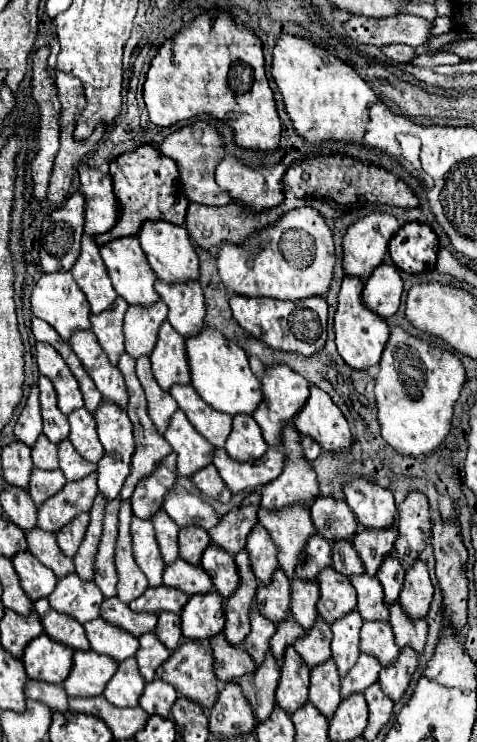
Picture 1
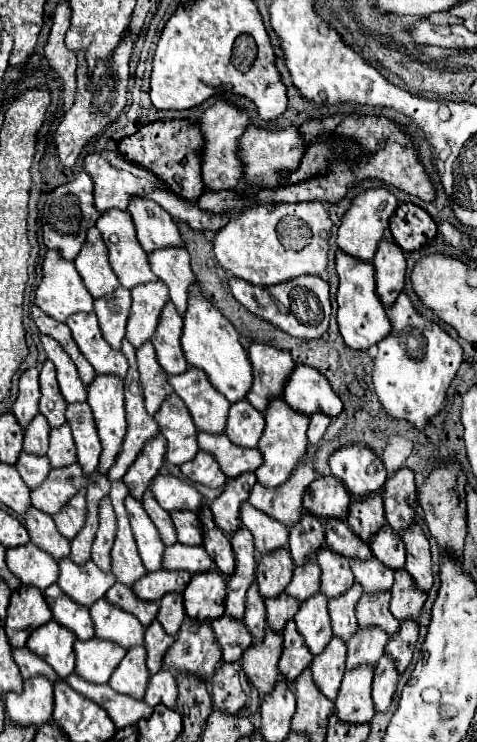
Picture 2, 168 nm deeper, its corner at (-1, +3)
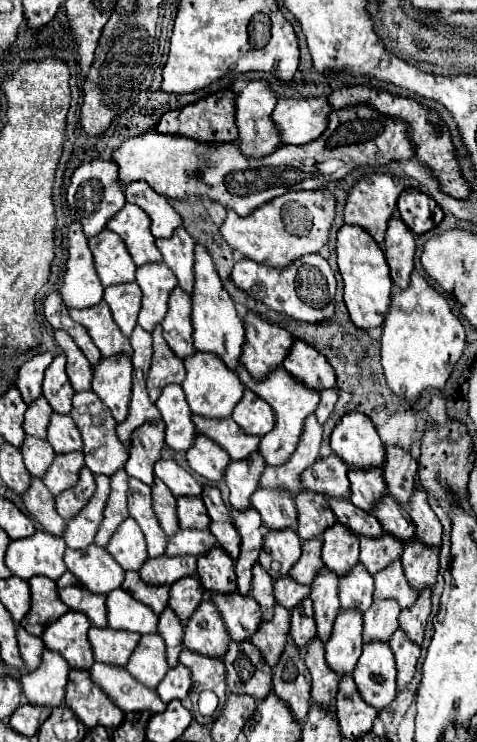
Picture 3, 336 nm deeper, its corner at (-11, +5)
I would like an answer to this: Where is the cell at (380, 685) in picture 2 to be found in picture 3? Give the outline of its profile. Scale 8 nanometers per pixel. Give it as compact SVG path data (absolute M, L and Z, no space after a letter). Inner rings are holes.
M400 629L392 635L390 639L390 649L396 657L396 669L398 669L398 677L396 677L396 685L398 691L402 691L414 677L416 671L416 661L420 657L420 647L416 643L412 643Z

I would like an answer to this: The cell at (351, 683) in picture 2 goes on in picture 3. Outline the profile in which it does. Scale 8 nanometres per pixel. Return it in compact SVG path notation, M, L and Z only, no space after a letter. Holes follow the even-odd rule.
M366 643L352 673L360 697L376 711L396 697L396 663L388 643Z

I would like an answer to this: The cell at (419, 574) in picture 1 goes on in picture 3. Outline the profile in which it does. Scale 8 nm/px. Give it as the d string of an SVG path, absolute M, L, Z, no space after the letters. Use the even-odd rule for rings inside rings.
M414 489L414 495L408 501L406 511L412 523L416 525L416 539L428 547L438 549L442 545L442 525L434 511L430 509L424 489Z

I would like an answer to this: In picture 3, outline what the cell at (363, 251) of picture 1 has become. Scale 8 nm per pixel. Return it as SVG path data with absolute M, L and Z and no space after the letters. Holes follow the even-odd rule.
M368 175L364 179L360 179L352 191L348 193L348 199L346 199L346 207L344 207L344 221L348 225L358 225L362 227L364 231L368 231L376 243L382 243L384 241L384 235L386 235L386 227L388 227L388 221L392 219L394 215L394 209L396 209L396 201L400 197L400 193L406 189L406 183L404 179L400 177L392 177L392 175Z

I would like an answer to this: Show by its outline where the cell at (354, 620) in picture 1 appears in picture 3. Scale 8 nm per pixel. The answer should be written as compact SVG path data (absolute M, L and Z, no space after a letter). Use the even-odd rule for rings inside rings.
M358 563L346 577L340 577L340 605L342 611L360 611L364 613L372 605L374 579L364 571L364 565Z

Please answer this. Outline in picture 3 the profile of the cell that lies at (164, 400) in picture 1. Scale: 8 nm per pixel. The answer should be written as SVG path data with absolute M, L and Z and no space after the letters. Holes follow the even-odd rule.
M156 325L156 329L152 331L152 339L154 339L154 355L152 355L152 367L148 373L148 393L150 393L150 401L156 403L162 389L170 383L182 383L186 377L184 371L184 363L182 359L178 359L168 343L162 337L162 327Z

